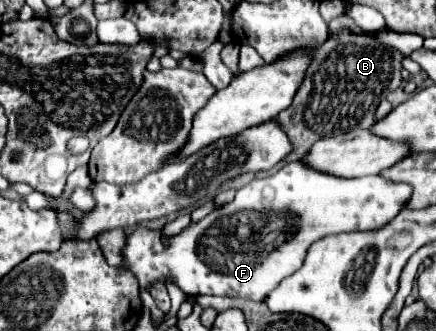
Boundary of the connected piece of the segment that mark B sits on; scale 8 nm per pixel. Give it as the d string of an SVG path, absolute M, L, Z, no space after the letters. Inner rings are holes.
M331 33L313 53L307 73L293 97L293 103L273 121L287 133L293 151L309 151L309 147L325 137L345 133L349 129L369 129L375 119L363 117L363 103L371 109L395 89L395 77L401 79L401 53L379 45L373 37L353 33Z

